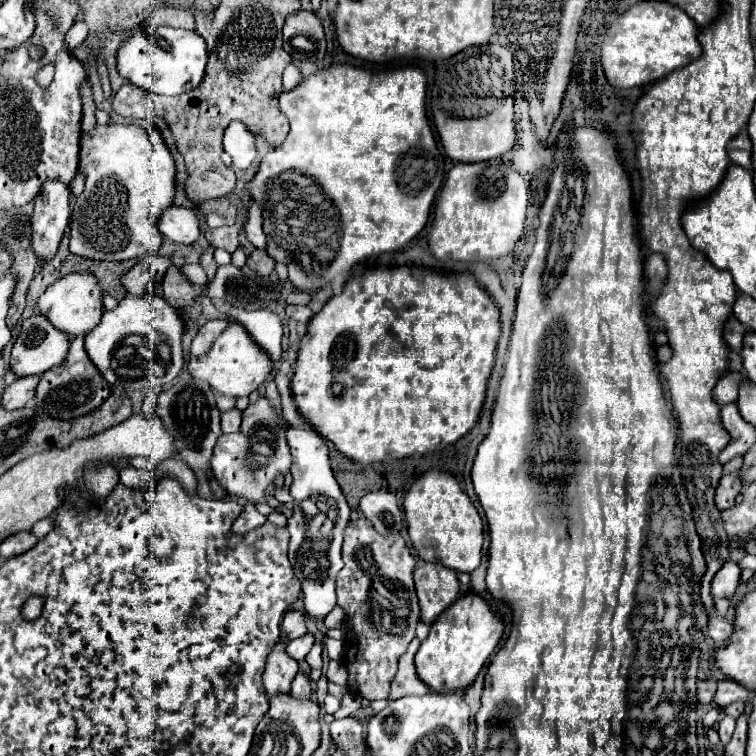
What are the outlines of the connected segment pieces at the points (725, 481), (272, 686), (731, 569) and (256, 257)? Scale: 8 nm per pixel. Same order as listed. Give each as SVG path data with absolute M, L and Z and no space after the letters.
M726 474L722 476L720 480L720 486L718 486L718 492L716 492L716 506L720 510L726 510L726 508L732 508L734 506L734 500L736 496L742 492L742 480L738 474Z
M282 636L280 642L272 648L266 660L266 670L264 670L264 688L268 698L280 692L290 692L290 682L298 672L298 662L286 652L288 638Z
M728 560L714 576L712 580L712 594L716 598L732 598L736 588L740 586L740 566L732 560Z
M254 250L250 256L248 256L248 266L254 268L260 276L268 278L276 266L276 260L266 252L266 250Z

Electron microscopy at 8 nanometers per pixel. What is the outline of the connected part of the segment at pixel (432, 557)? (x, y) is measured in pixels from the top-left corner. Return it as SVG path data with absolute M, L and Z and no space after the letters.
M436 468L424 472L404 498L404 514L412 546L422 560L440 562L456 572L474 572L480 566L484 542L482 518L450 472Z

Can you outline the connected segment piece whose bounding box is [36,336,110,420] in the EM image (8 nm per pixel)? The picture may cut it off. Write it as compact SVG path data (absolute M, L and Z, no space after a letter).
M84 336L74 338L70 342L70 350L68 350L66 360L62 364L50 368L48 372L44 372L42 380L36 388L38 410L42 410L44 414L48 414L52 418L60 418L60 420L72 420L72 418L92 412L108 396L110 396L110 386L108 386L108 382L104 382L104 378L96 370L96 366L92 366L92 360L88 358L88 354L84 350Z

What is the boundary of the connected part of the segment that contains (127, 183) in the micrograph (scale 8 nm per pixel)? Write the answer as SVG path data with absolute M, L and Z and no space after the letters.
M106 124L106 126L96 126L94 132L90 136L84 138L82 150L80 150L80 168L86 174L86 188L84 192L74 200L74 208L72 208L72 218L70 218L70 252L84 256L84 258L94 258L94 260L128 260L128 258L138 258L144 254L156 254L162 246L162 234L156 226L160 212L164 212L168 206L172 206L174 196L176 196L176 162L168 150L166 144L160 144L158 148L158 156L152 148L150 142L150 134L148 130L144 130L142 126L134 126L134 124Z

